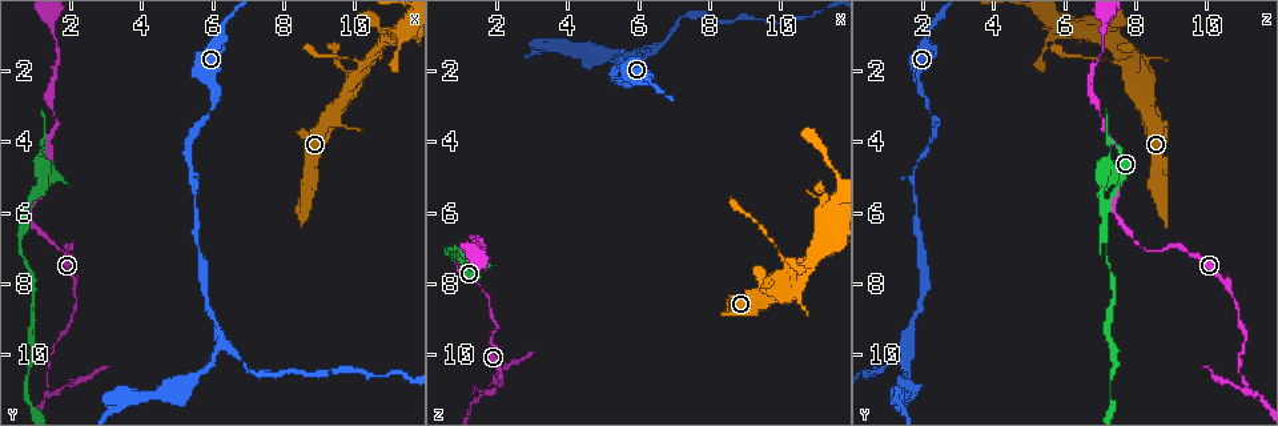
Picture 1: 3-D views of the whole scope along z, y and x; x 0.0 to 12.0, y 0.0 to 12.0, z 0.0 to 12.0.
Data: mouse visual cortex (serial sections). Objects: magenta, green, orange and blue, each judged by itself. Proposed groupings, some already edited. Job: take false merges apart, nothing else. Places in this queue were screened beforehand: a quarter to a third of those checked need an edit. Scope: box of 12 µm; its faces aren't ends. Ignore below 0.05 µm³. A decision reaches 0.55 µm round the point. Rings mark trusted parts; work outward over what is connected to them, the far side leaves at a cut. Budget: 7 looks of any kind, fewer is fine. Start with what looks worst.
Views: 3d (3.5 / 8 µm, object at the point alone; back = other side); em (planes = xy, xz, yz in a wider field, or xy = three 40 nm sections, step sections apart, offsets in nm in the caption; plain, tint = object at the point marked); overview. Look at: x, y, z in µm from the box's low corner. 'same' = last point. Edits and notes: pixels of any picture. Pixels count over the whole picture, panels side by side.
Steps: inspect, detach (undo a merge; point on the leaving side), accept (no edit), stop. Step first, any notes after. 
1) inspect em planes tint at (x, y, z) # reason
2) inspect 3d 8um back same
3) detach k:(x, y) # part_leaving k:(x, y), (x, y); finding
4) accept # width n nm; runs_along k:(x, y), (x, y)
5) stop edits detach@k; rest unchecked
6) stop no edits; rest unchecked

inspect 3d 8um at (9.9, 2.3, 8.1) # branch point

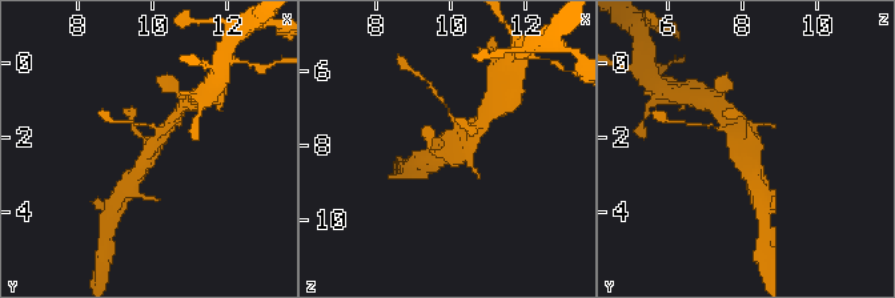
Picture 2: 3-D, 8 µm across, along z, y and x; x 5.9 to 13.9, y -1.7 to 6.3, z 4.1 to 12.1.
inspect em planes tint at (9.9, 2.3, 8.1)

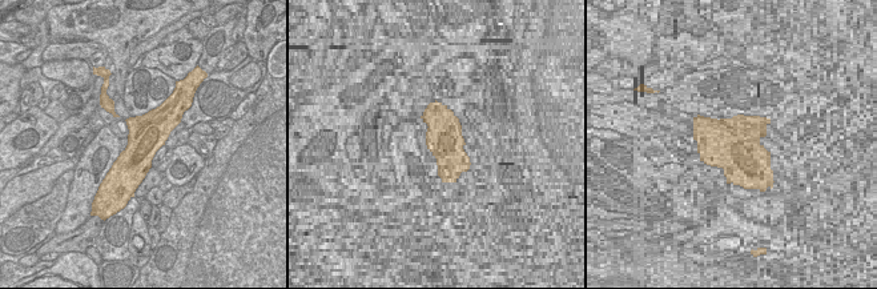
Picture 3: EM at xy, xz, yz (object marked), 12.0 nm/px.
accept # runs_along 2:(131, 180), (175, 119); all the same cell

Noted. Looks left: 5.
inspect 3d 3.5um at (0.9, 5.8, 7.3) # abrupt turn

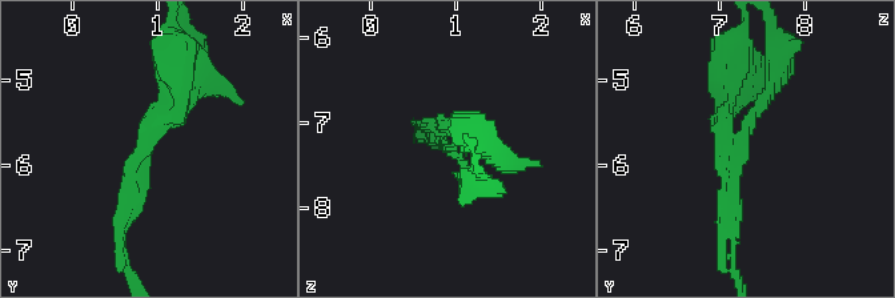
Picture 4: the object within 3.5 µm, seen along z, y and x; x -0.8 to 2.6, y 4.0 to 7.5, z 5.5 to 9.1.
inspect em xy step 2 tint at (0.80, 5.85, 7.25)

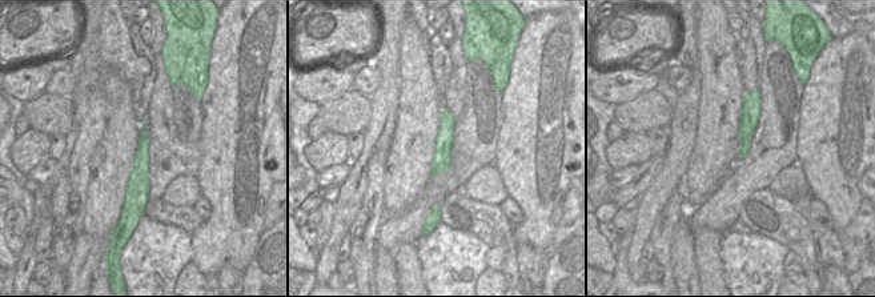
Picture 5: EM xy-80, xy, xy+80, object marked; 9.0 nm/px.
detach 4:(180, 116) # two cells meet here

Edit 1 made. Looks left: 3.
inspect overview # redraw

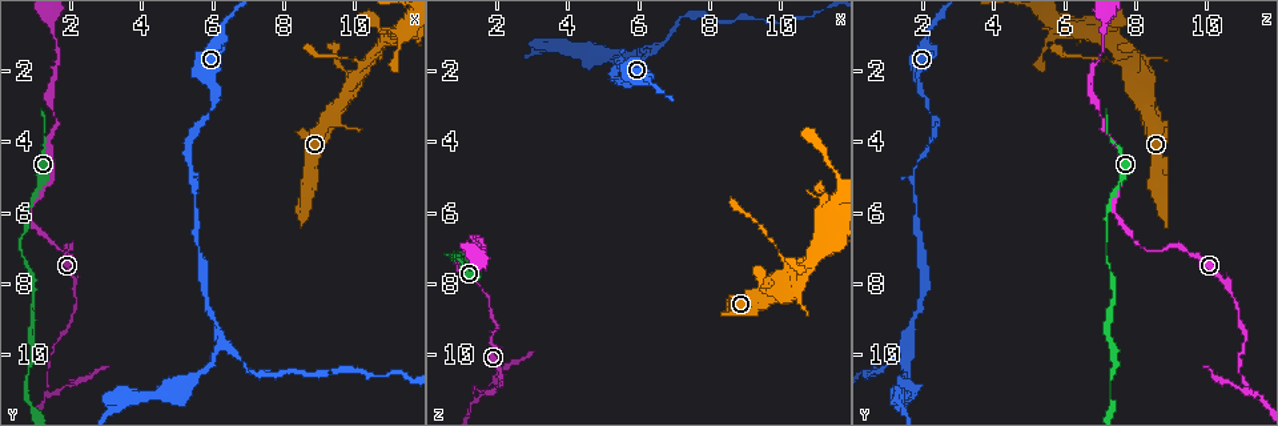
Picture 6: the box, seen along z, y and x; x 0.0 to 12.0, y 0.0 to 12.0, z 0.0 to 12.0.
inspect 3d 3.5um at (6.3, 9.6, 1.4)

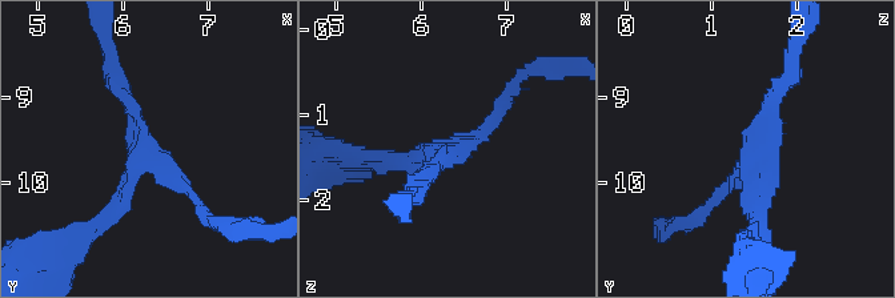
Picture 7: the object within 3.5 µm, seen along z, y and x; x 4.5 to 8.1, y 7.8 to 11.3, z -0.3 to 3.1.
inspect em xy step 3 tint at (6.25, 9.55, 1.50) # arms 3; arm_widths 150, 200, 200 nm

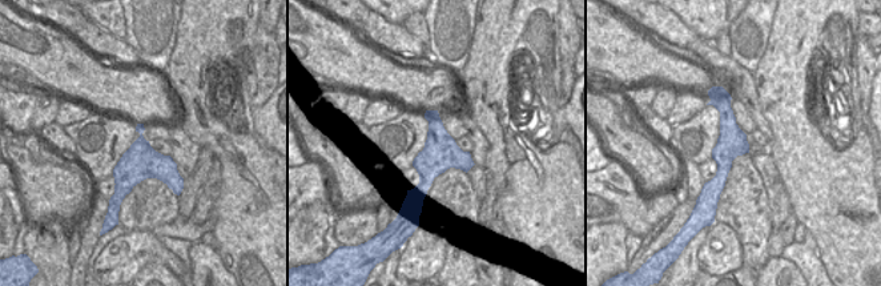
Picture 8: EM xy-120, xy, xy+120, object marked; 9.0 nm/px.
accept # runs_along 8:(717, 91), (727, 149), (715, 196); one cell here

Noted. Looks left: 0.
stop edits detach@4; rest unchecked

